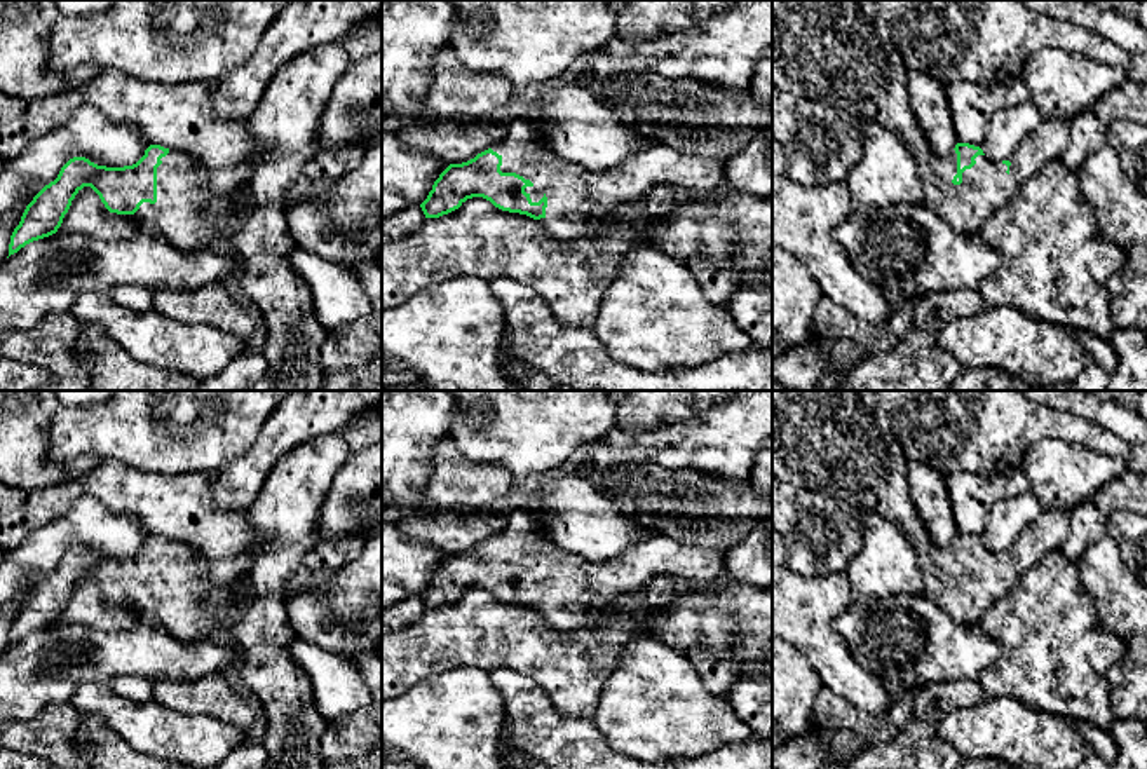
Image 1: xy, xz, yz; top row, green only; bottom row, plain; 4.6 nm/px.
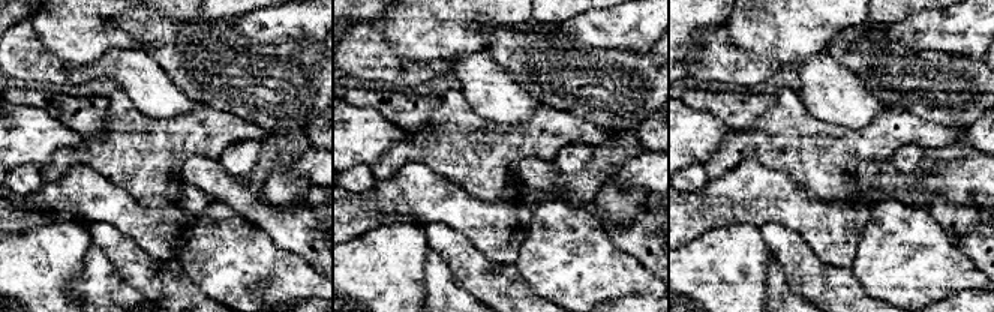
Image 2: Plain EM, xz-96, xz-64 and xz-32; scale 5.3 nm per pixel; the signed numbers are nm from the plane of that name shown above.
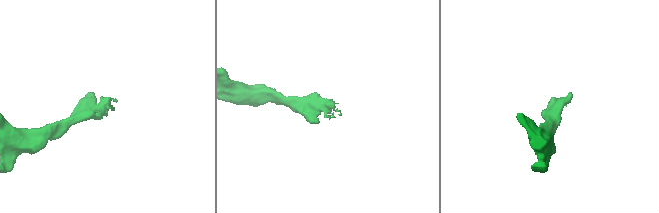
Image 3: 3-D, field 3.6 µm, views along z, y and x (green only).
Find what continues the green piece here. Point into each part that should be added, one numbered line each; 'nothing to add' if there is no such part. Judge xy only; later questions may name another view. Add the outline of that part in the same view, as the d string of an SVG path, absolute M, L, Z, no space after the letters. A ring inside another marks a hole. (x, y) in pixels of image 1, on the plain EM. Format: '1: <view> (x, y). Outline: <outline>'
1: xy (189, 605). Outline: M169 539L157 558L157 593L143 593L136 610L178 640L206 640L228 619L235 609L248 577L230 588L211 579L211 565L192 546Z

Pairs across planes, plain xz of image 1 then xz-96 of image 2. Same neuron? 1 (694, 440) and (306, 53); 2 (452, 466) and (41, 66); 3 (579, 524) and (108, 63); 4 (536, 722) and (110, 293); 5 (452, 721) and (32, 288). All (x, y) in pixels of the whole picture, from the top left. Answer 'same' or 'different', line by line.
1: different
2: same
3: same
4: different
5: same

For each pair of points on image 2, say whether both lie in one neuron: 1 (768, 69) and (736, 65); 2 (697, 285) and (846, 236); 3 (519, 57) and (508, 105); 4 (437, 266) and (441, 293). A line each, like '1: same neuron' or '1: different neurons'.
1: same neuron
2: different neurons
3: different neurons
4: same neuron

